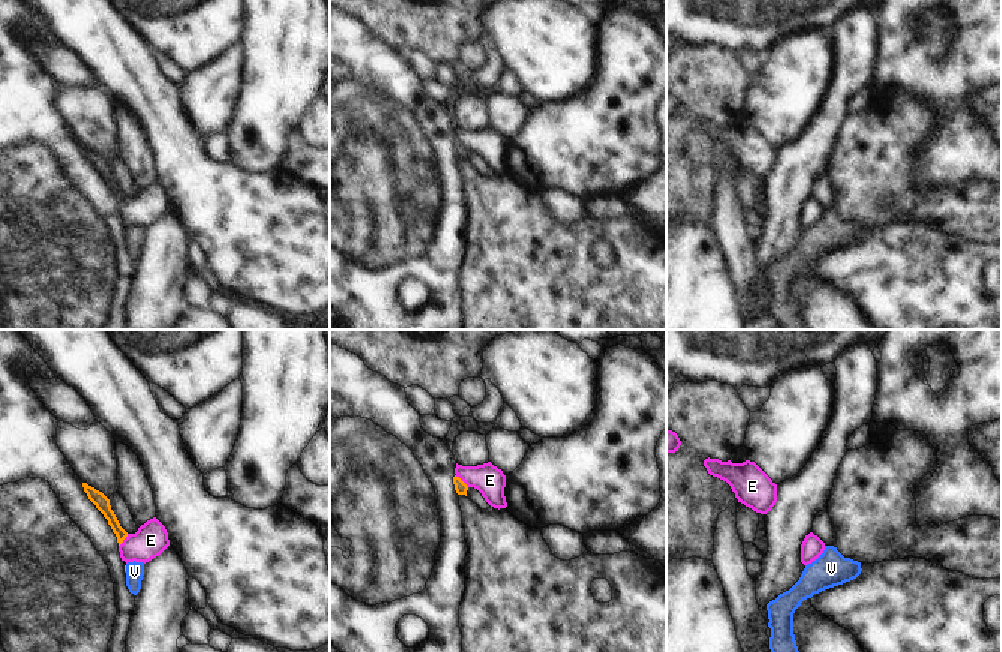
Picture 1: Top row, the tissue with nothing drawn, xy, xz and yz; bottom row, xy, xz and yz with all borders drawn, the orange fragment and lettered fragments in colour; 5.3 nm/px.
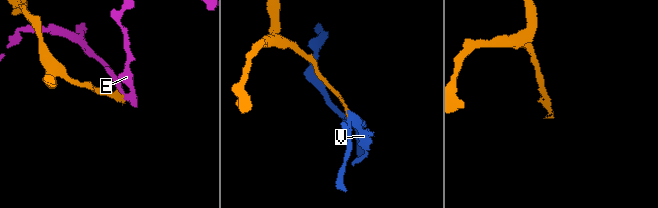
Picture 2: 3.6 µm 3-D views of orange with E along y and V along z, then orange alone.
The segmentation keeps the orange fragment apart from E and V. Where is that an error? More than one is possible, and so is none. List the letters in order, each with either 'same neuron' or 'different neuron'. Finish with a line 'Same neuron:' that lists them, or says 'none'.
E: different neuron
V: same neuron
Same neuron: V

